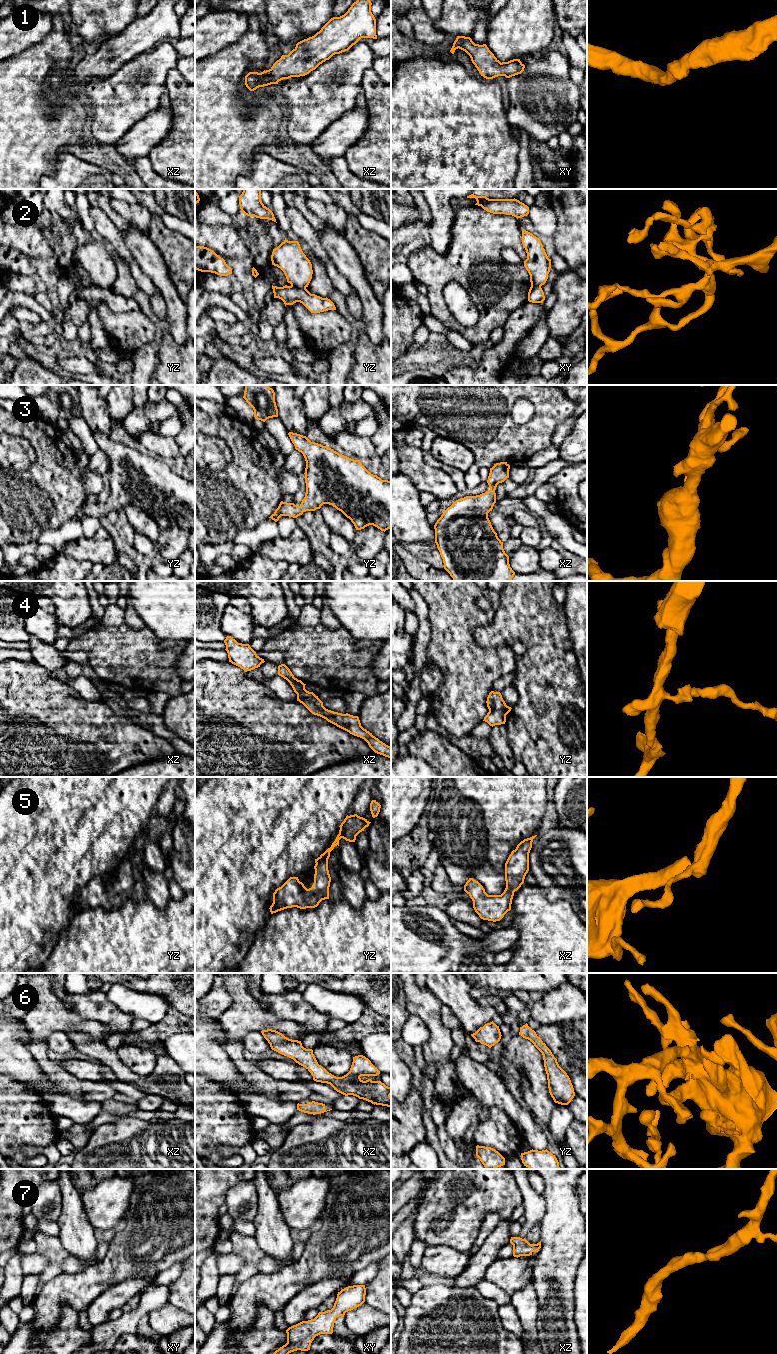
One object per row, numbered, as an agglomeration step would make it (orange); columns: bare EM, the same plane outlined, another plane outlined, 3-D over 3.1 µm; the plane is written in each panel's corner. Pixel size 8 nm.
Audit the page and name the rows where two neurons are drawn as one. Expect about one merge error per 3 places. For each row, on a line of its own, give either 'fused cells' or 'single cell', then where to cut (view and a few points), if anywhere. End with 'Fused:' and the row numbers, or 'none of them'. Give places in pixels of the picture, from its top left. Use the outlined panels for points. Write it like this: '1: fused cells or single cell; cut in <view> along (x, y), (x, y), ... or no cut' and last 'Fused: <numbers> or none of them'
1: single cell; no cut
2: fused cells; cut in yz along (291, 284), (305, 288)
3: single cell; no cut
4: fused cells; cut in yz along (489, 709), (501, 709), (506, 714)
5: single cell; no cut
6: single cell; no cut
7: single cell; no cut
Fused: 2, 4

